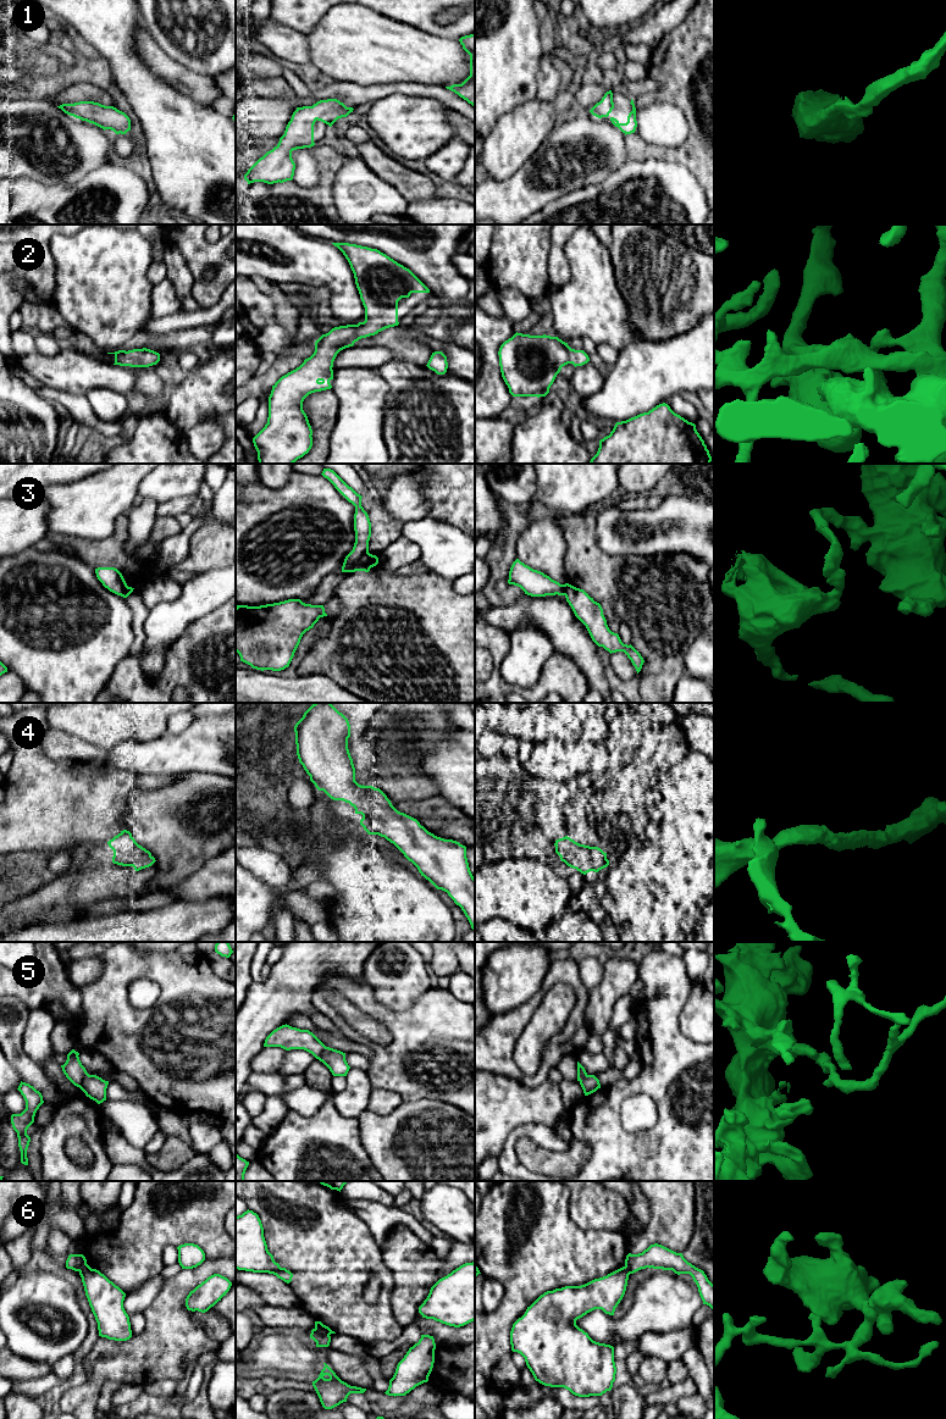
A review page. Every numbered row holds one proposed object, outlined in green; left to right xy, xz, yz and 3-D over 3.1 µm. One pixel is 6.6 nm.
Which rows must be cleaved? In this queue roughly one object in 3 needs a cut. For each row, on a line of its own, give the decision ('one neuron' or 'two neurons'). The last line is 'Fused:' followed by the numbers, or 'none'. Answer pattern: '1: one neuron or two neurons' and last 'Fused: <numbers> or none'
1: one neuron
2: one neuron
3: two neurons
4: one neuron
5: two neurons
6: two neurons
Fused: 3, 5, 6

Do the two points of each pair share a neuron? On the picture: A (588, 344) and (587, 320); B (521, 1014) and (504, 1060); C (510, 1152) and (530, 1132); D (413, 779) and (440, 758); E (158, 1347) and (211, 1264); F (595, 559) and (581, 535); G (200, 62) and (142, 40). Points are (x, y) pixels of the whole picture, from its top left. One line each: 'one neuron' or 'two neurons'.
A: two neurons
B: one neuron
C: one neuron
D: two neurons
E: one neuron
F: one neuron
G: two neurons

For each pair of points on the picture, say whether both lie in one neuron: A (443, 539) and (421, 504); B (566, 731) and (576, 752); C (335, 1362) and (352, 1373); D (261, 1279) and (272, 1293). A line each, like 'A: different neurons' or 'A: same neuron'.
A: different neurons
B: different neurons
C: same neuron
D: same neuron

